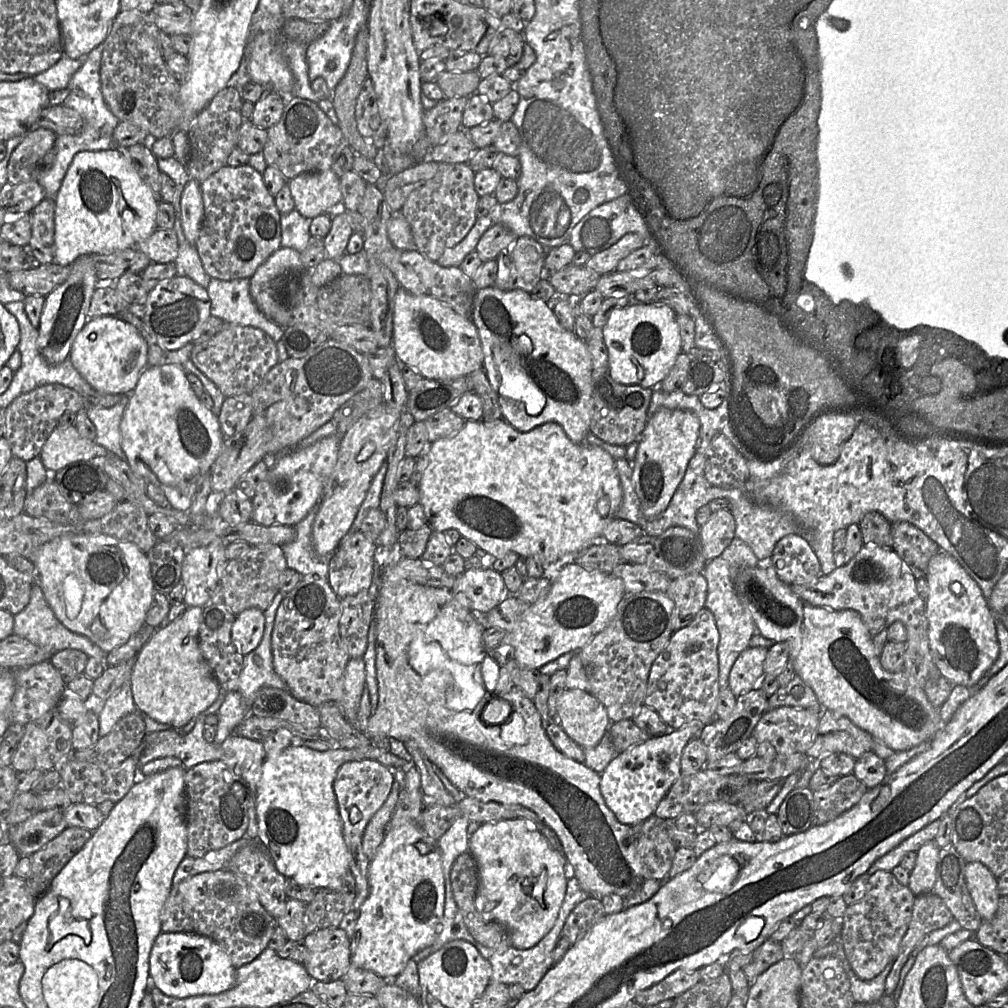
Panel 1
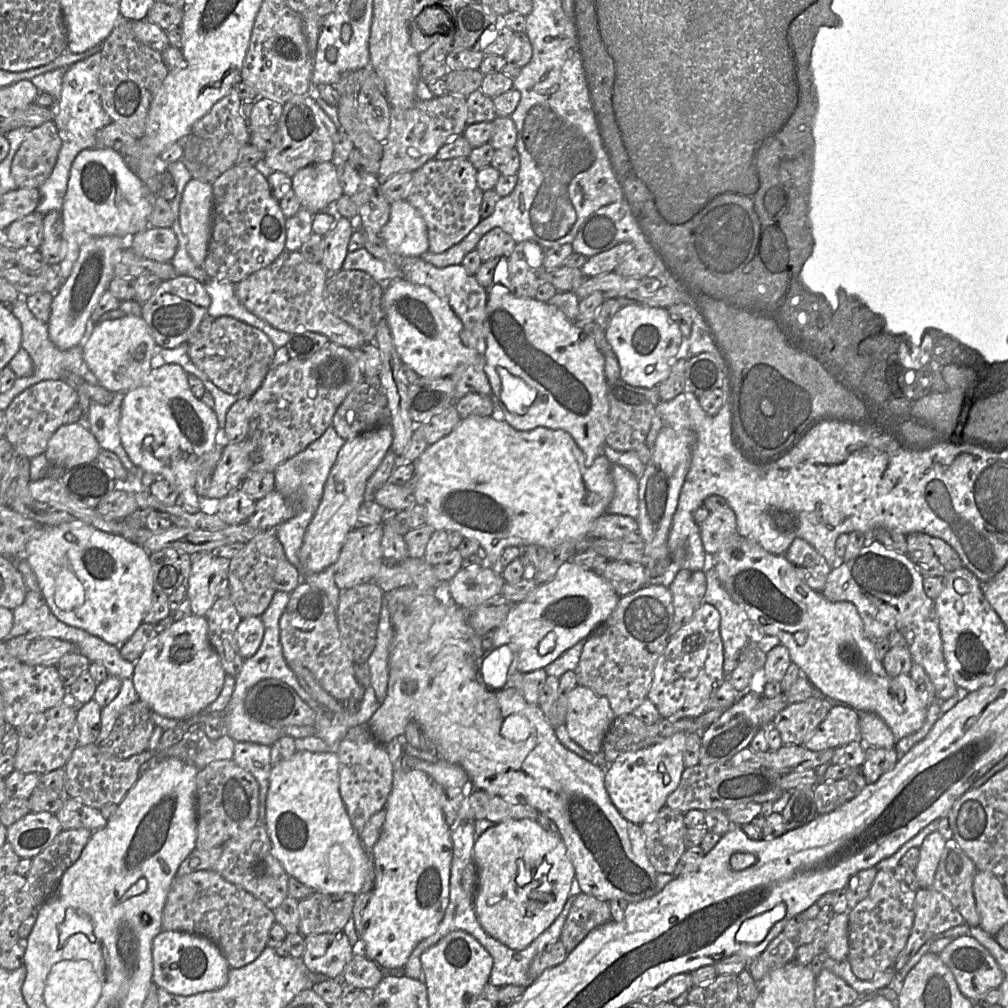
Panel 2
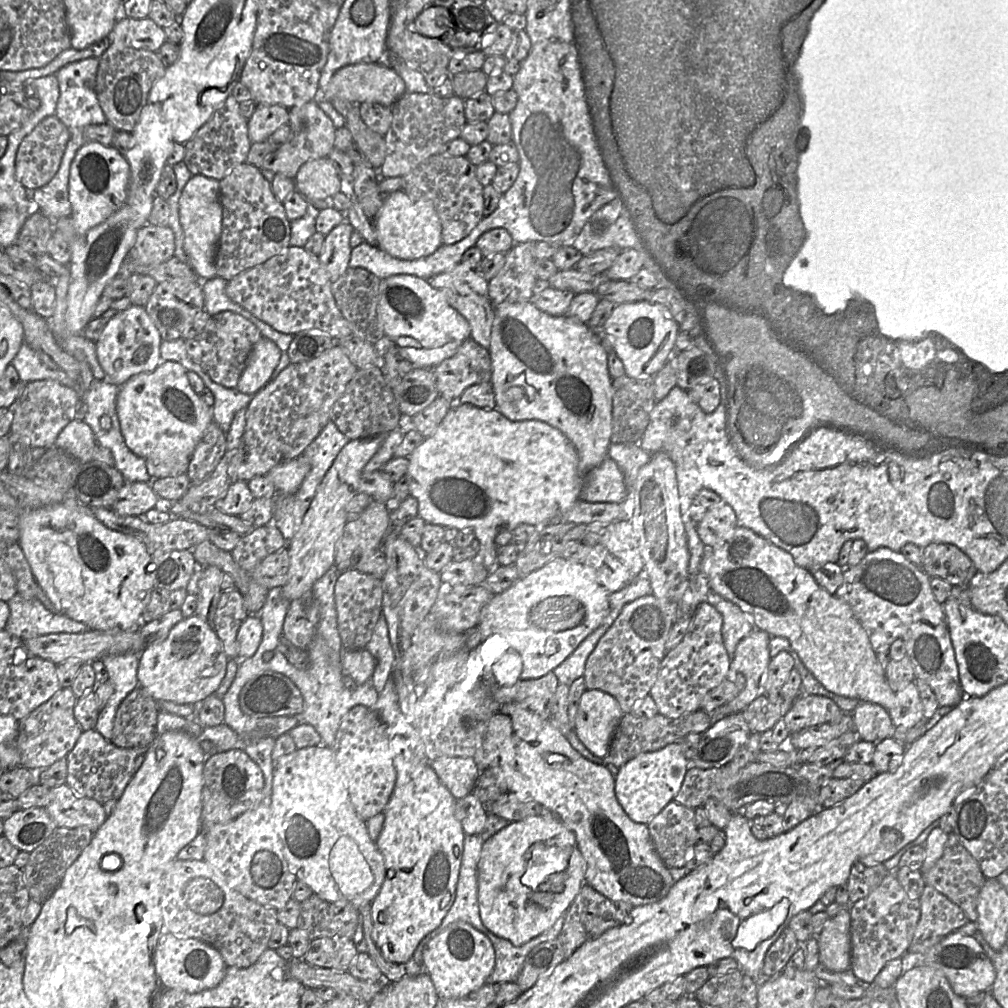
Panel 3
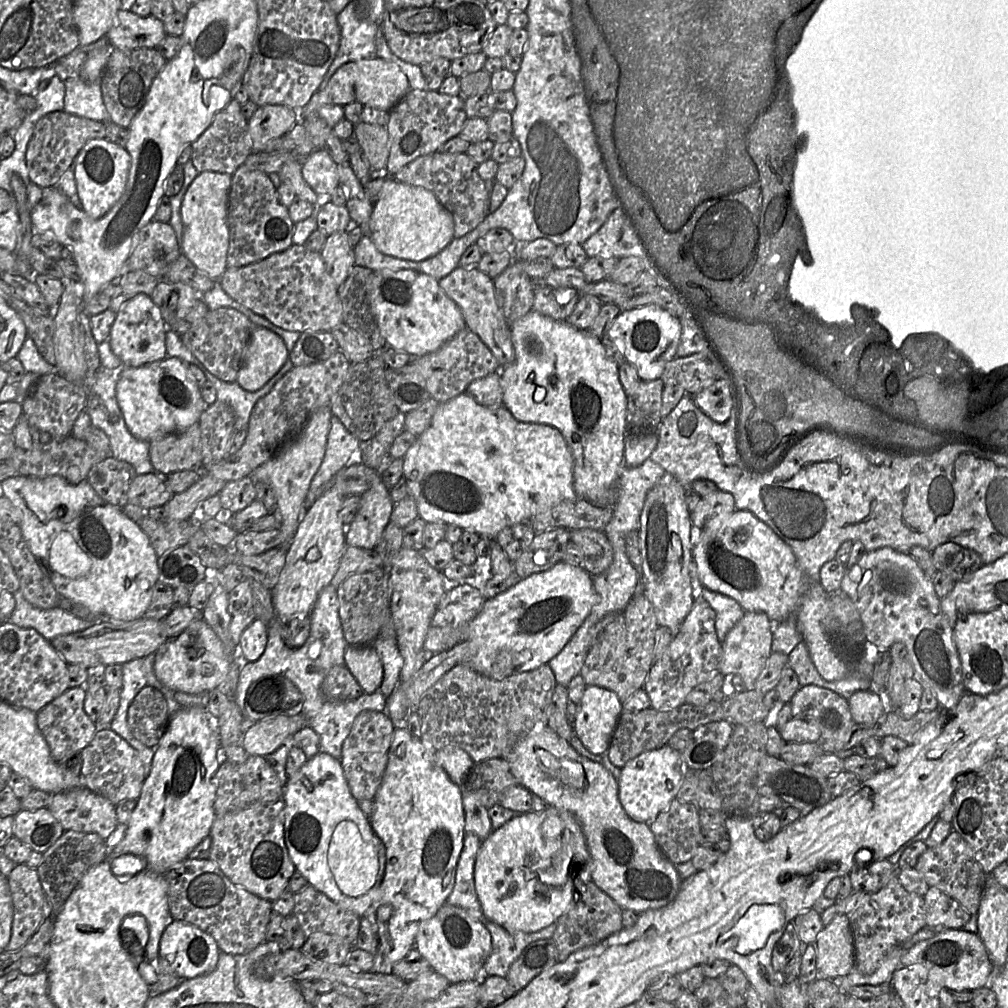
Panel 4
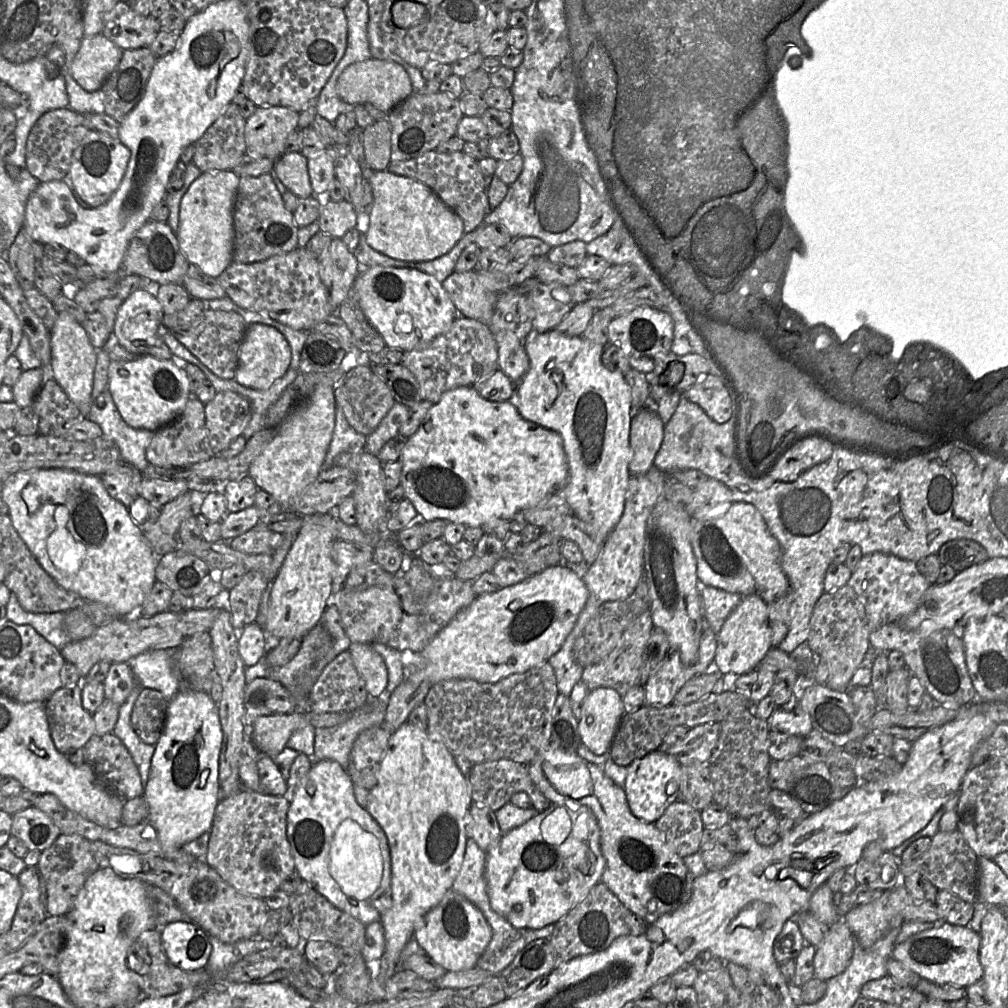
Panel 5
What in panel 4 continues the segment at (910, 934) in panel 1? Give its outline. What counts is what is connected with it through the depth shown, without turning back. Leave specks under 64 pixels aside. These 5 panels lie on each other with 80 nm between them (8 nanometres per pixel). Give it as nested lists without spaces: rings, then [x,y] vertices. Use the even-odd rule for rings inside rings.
[[[929,887],[924,901],[926,927],[962,929],[971,919],[971,914],[957,900],[935,887]]]

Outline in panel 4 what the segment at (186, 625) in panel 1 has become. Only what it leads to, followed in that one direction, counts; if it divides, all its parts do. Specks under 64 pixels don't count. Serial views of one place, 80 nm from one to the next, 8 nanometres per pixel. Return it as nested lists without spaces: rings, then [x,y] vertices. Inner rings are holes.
[[[201,618],[192,622],[175,638],[167,640],[154,654],[155,676],[174,692],[201,694],[222,687],[229,666],[230,657],[221,640]]]

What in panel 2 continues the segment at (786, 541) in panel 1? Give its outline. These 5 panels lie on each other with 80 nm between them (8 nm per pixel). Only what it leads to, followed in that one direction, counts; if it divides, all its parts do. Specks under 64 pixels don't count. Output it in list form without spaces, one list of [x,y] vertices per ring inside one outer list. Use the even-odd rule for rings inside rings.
[[[796,538],[786,551],[785,557],[805,584],[815,591],[823,590],[832,567],[811,544]]]

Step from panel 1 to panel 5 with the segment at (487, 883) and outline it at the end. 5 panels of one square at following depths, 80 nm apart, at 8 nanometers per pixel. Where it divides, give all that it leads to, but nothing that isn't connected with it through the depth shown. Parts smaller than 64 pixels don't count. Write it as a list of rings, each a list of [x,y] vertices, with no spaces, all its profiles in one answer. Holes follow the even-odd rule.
[[[563,805],[550,806],[539,812],[523,825],[503,833],[498,842],[486,853],[485,880],[486,890],[490,906],[494,912],[504,917],[516,928],[540,929],[549,924],[555,924],[562,919],[573,907],[581,902],[590,890],[601,882],[601,877],[606,866],[605,858],[601,851],[600,829],[594,817],[590,816],[588,809],[584,806],[578,810],[569,809]]]

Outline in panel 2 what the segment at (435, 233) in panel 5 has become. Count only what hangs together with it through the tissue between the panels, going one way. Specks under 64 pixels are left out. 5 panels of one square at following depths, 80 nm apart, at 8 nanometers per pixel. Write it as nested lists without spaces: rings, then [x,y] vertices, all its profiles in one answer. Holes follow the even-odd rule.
[[[406,200],[390,204],[390,217],[382,237],[388,249],[401,256],[419,257],[429,249],[426,223]]]

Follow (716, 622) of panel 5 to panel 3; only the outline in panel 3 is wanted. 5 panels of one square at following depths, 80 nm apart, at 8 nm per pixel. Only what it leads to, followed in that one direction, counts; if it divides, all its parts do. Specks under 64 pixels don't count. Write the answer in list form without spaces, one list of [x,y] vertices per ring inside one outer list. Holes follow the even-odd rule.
[[[709,588],[706,601],[714,606],[722,616],[722,640],[724,647],[730,656],[733,657],[739,641],[754,630],[754,625],[746,619],[746,613],[733,602],[715,593]]]

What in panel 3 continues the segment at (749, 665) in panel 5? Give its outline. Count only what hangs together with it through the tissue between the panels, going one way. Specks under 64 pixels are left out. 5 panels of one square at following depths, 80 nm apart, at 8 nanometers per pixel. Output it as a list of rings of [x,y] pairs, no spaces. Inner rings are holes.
[[[754,629],[739,641],[731,658],[730,669],[742,673],[746,683],[735,698],[709,713],[711,725],[727,715],[742,712],[758,697],[759,680],[770,661],[770,637],[767,632]]]

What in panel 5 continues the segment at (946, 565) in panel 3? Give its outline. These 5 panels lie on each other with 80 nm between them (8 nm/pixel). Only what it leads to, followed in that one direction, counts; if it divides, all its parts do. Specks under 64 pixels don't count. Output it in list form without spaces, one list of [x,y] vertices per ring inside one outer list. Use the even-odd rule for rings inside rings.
[[[970,539],[948,541],[937,554],[942,565],[951,566],[958,573],[990,559],[986,549]]]

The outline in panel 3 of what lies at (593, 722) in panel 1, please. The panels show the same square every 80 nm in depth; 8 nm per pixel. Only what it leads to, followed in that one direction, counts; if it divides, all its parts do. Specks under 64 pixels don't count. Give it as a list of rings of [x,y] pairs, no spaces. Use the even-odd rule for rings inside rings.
[[[586,687],[578,702],[573,730],[592,754],[603,758],[621,714],[613,696]]]

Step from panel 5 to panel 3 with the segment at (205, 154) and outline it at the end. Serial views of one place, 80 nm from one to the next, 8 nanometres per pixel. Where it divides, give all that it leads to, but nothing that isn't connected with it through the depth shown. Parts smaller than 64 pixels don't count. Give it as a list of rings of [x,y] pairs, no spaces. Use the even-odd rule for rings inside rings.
[[[230,94],[224,104],[184,144],[183,162],[192,175],[203,175],[220,181],[232,168],[245,163],[252,143],[248,137],[248,120],[241,115],[239,104]]]

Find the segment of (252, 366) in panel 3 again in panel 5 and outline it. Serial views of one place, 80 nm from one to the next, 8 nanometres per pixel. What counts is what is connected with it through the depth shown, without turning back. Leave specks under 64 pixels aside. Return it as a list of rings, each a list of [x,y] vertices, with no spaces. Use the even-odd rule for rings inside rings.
[[[259,323],[250,324],[240,348],[235,380],[247,388],[267,389],[288,371],[290,363],[290,345],[277,329]]]

